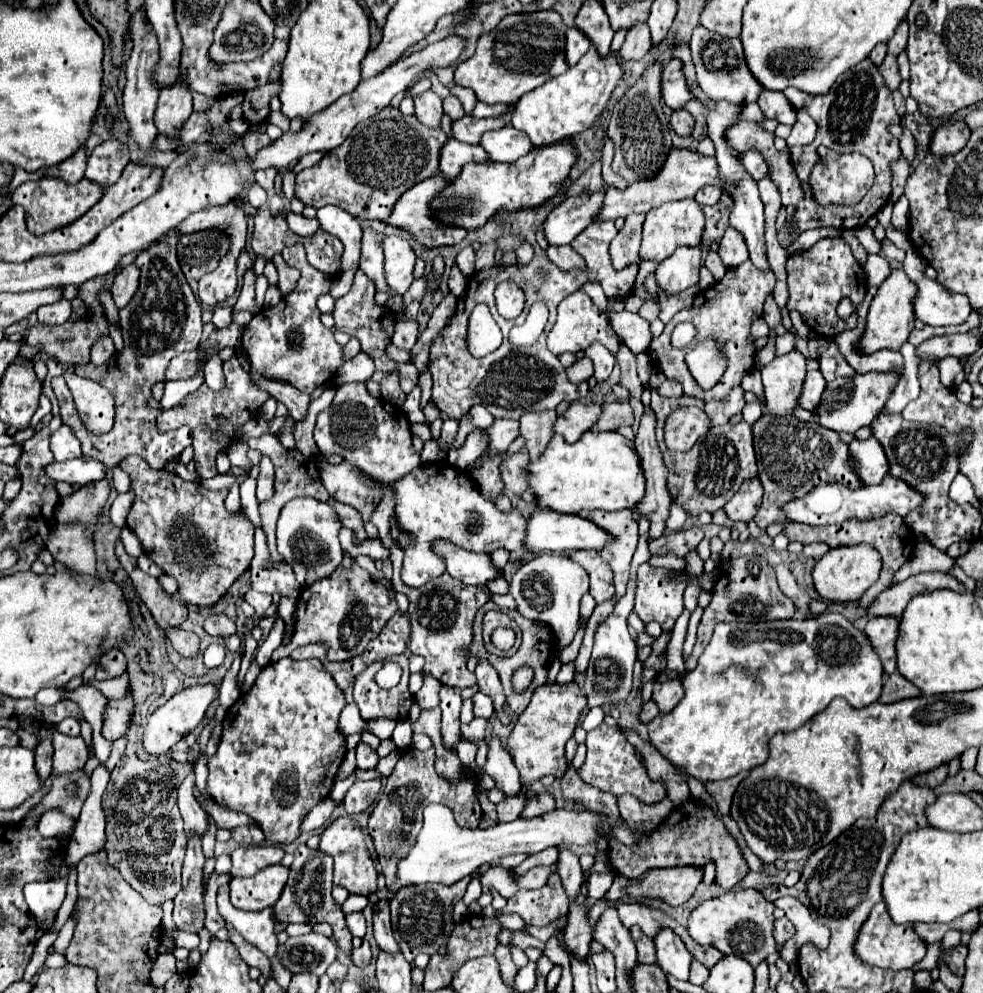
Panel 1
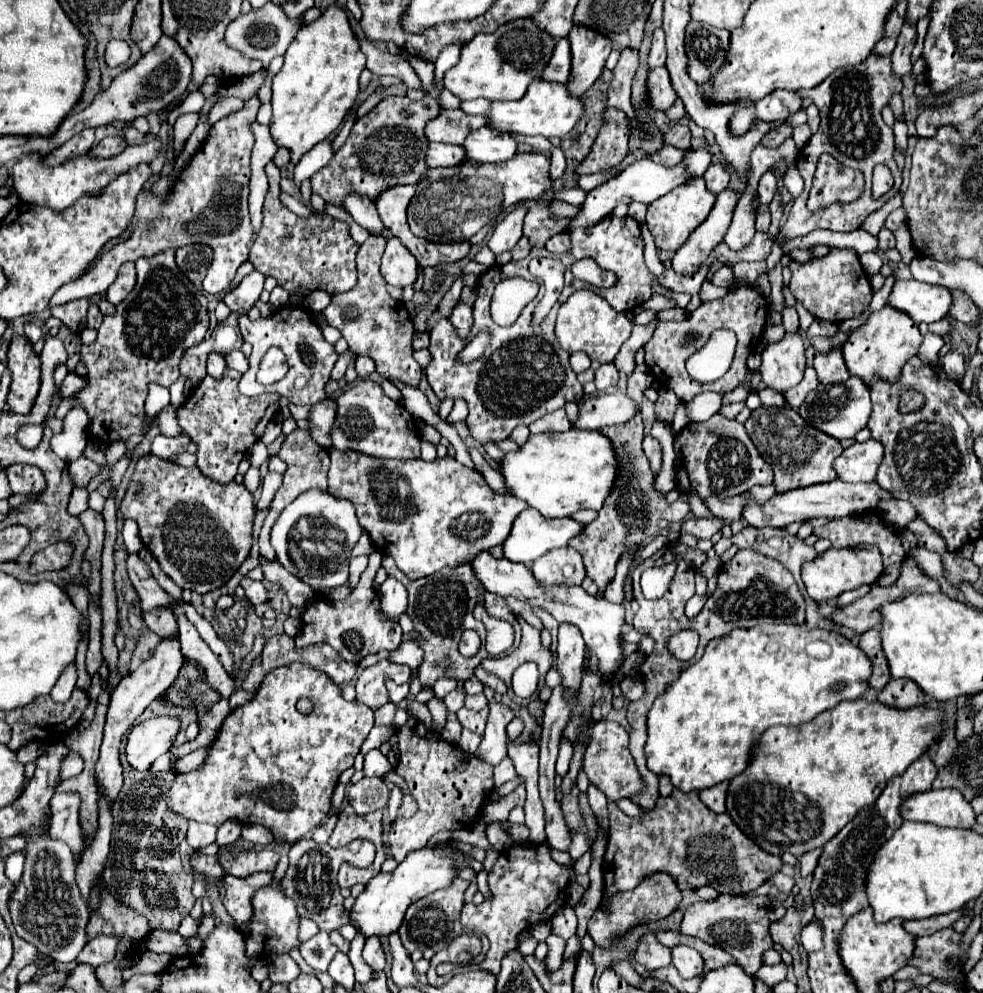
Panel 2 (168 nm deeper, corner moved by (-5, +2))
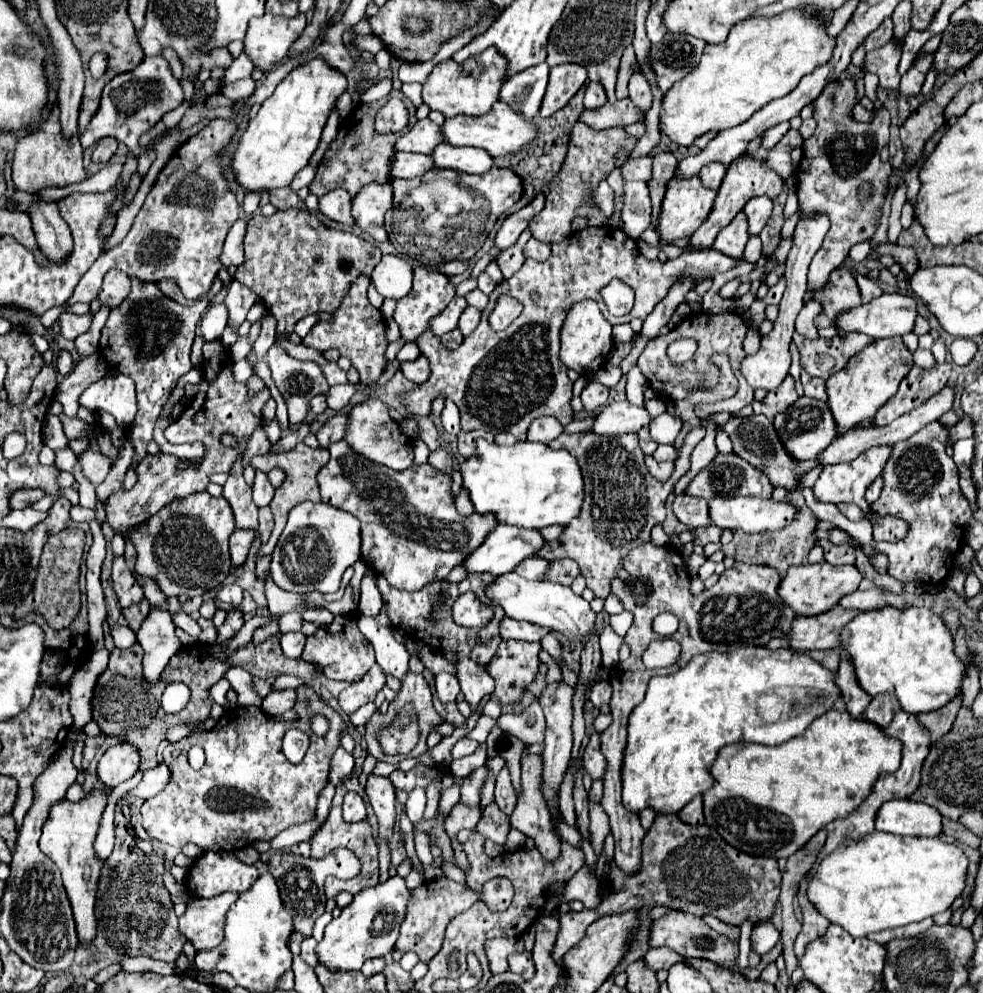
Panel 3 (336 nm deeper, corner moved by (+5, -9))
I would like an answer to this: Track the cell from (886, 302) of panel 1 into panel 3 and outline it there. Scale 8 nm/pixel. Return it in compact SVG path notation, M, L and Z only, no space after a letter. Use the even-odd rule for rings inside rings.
M888 337L868 345L864 351L854 355L842 371L834 373L826 381L826 393L828 407L832 409L832 417L836 421L836 433L844 435L846 431L860 427L862 423L872 421L876 411L896 393L900 381L906 377L912 363L912 353L904 347L902 337Z

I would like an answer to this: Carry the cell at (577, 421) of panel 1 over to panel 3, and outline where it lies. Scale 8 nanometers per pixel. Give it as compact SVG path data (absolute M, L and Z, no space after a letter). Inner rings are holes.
M618 401L604 407L596 415L594 433L596 435L618 435L618 433L636 433L642 427L648 427L652 415L644 407L630 405L628 401Z

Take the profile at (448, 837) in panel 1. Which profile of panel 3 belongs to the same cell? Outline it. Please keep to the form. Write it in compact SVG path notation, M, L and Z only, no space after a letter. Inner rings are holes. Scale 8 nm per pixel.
M390 877L386 883L368 887L354 897L354 901L342 909L324 929L324 939L316 947L318 963L330 971L360 971L362 963L372 957L384 957L394 949L398 939L398 927L404 919L404 909L410 901L412 891L406 887L402 877Z

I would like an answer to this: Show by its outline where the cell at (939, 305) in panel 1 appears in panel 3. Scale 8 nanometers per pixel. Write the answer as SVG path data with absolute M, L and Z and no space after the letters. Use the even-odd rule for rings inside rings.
M884 293L878 299L866 305L860 305L858 309L838 313L834 327L836 327L838 337L846 337L850 333L866 333L872 339L884 339L884 337L910 333L914 327L914 319L916 319L916 301L912 297L898 295L898 293Z

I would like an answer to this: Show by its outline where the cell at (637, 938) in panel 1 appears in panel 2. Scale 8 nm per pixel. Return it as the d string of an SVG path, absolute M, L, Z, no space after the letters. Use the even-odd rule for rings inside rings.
M652 932L640 938L634 956L636 956L636 962L642 964L642 966L646 966L648 970L666 968L666 966L670 966L670 962L672 962L670 948L662 946Z

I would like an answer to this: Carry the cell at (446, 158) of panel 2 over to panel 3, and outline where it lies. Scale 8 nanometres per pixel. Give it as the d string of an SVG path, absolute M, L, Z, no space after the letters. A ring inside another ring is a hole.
M396 151L396 157L392 157L390 173L392 177L398 177L398 179L412 179L412 177L426 173L432 167L434 167L434 161L430 155Z

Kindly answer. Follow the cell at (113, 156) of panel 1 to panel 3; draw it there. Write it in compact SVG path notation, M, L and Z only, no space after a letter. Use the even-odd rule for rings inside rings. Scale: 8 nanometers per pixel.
M102 137L102 141L98 141L96 147L94 147L92 161L106 165L112 159L112 155L116 153L116 149L118 149L118 139L114 139L114 137Z

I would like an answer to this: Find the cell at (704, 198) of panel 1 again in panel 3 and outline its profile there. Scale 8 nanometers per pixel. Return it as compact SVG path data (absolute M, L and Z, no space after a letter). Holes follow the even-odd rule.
M714 161L710 165L704 165L704 169L700 171L702 183L706 187L710 187L710 189L718 189L722 179L724 179L724 175L726 175L726 167L722 163L718 163L718 161Z

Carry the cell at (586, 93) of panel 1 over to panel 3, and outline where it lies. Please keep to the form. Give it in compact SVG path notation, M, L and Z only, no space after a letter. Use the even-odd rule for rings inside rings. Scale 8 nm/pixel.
M500 101L492 105L492 109L482 117L466 117L466 115L450 117L444 121L440 131L442 131L444 143L454 147L478 147L492 157L518 151L524 143L530 143L536 139L534 121L524 121L516 111L512 111L506 103L500 103Z

